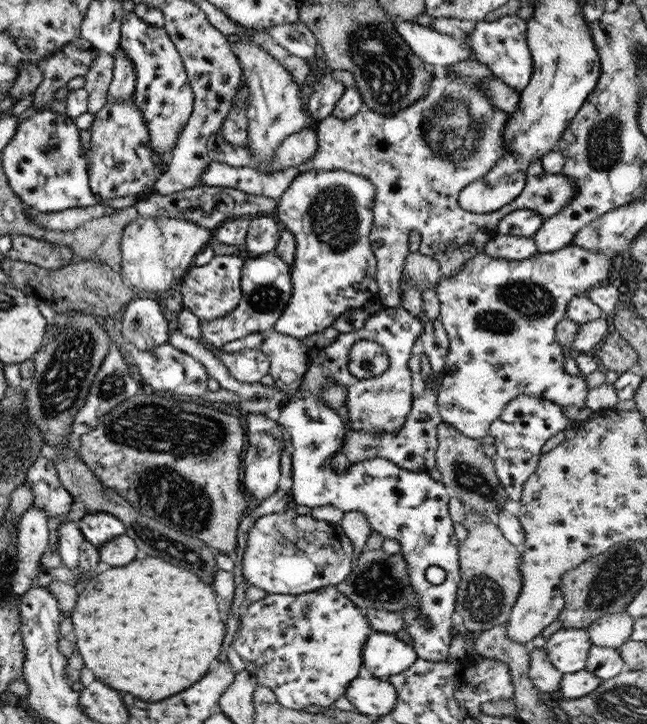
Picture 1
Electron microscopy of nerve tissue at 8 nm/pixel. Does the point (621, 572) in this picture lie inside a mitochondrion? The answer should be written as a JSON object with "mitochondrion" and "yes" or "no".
{"mitochondrion":"yes"}

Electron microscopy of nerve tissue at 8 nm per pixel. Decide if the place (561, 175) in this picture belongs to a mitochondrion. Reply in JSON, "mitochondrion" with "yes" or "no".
{"mitochondrion":"no"}

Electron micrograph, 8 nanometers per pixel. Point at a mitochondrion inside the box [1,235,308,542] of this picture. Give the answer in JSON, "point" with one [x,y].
{"point":[170,431]}

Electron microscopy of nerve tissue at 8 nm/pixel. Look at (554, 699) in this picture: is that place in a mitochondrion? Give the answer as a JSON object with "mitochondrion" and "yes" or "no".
{"mitochondrion":"no"}

